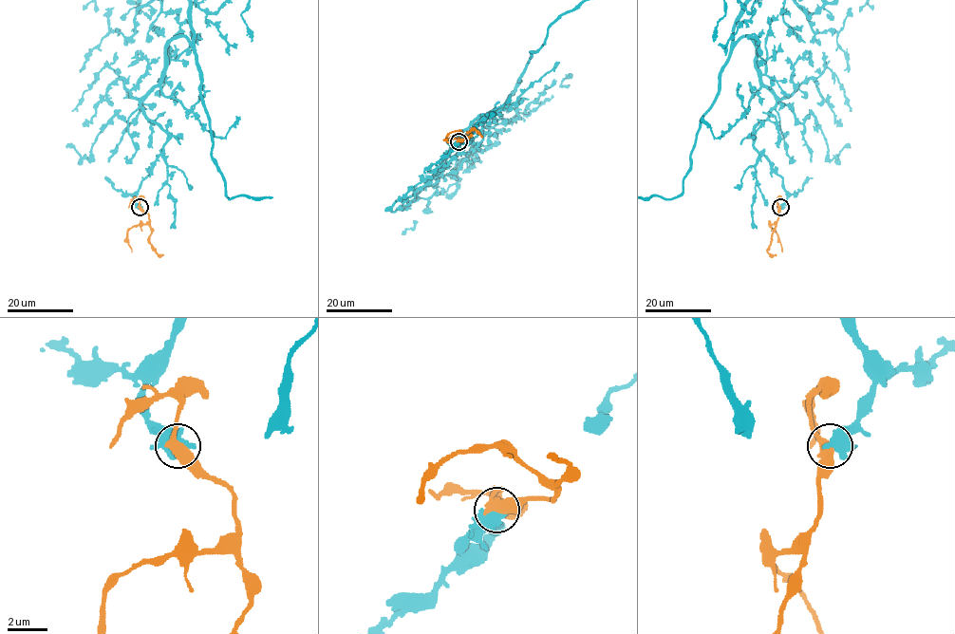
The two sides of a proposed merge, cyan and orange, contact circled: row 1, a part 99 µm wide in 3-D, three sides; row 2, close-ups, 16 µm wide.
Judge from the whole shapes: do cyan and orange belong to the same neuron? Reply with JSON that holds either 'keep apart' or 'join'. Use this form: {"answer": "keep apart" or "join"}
{"answer": "keep apart"}

